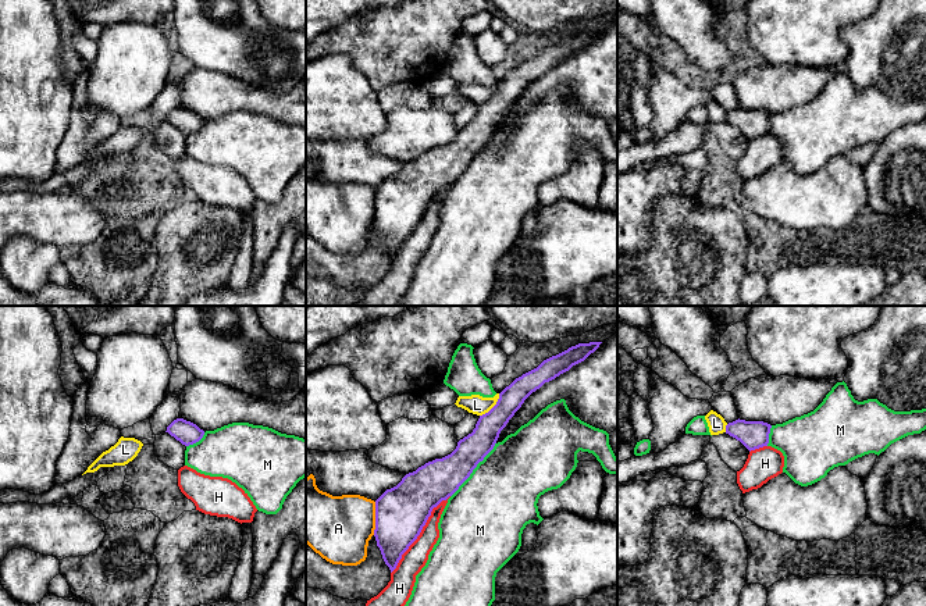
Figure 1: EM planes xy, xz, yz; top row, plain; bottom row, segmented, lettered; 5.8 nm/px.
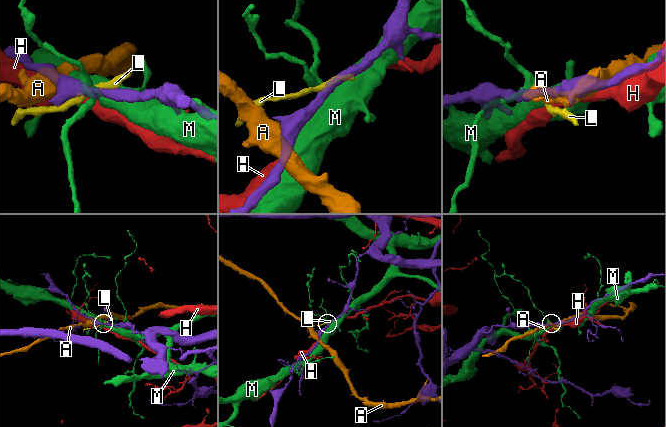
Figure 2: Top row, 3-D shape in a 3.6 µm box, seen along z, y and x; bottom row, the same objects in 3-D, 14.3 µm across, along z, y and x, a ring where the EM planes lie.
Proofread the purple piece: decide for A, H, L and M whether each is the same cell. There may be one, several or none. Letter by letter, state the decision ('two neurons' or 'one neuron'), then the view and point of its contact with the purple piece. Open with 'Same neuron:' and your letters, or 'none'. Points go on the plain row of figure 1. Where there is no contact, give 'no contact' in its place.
Same neuron: L
A: two neurons | xz (376, 207)
H: two neurons | xz (420, 220)
L: one neuron | xz (494, 95)
M: two neurons | xz (473, 157)

